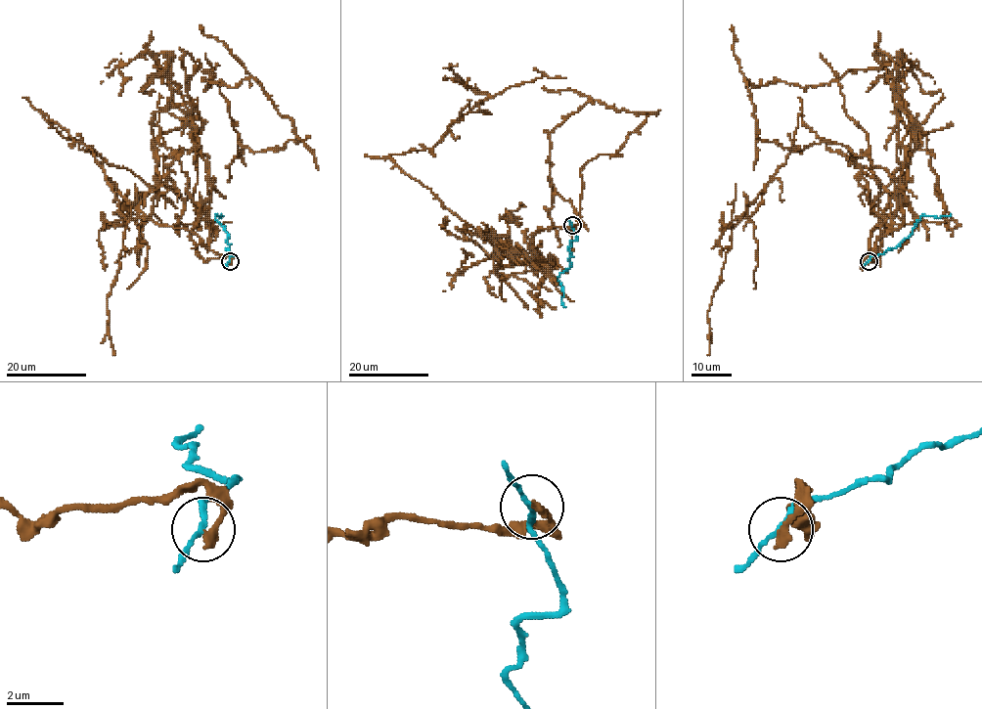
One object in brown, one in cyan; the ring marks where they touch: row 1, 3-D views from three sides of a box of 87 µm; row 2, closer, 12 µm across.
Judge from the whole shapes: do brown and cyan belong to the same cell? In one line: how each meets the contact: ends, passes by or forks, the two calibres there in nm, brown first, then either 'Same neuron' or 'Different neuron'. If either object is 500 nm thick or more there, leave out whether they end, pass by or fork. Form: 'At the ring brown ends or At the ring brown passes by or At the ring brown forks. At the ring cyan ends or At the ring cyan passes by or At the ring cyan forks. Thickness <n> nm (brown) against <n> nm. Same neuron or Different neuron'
At the ring brown ends. At the ring cyan passes by. Thickness 280 nm (brown) against 160 nm. Different neuron

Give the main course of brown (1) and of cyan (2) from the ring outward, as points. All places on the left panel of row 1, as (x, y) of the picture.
1: (230, 260), (190, 238), (209, 199), (182, 224), (161, 181), (43, 113), (147, 217), (106, 297), (114, 355)
2: (230, 260), (234, 253), (226, 248), (229, 246), (228, 235), (216, 215), (221, 214)

